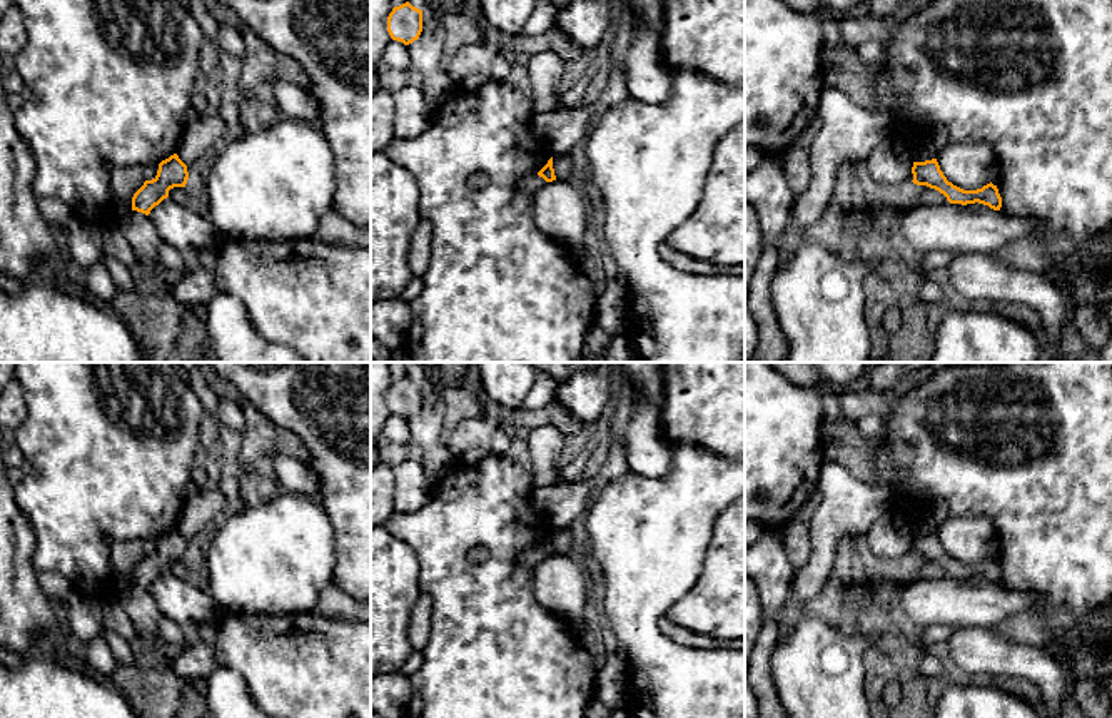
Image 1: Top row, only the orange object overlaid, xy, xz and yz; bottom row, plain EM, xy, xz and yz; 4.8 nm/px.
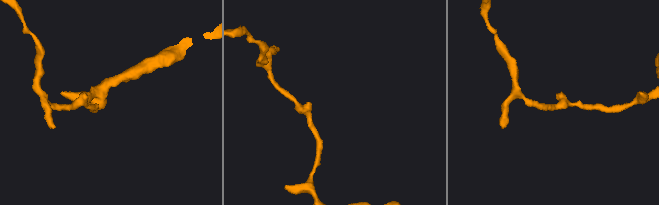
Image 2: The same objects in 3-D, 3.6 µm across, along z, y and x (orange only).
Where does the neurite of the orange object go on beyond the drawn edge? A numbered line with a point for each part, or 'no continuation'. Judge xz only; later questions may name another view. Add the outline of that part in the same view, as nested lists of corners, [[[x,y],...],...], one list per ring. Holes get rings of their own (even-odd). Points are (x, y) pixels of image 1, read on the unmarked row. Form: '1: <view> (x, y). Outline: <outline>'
no continuation

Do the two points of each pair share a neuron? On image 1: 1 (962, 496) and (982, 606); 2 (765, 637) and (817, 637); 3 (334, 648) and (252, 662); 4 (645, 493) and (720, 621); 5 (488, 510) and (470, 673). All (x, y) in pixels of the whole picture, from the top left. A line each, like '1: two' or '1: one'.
1: two
2: two
3: one
4: two
5: one

